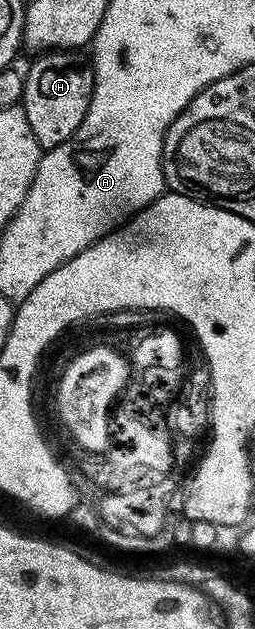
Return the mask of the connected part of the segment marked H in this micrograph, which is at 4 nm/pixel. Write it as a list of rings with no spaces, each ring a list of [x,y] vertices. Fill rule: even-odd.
[[[68,49],[46,51],[35,56],[38,58],[31,63],[30,70],[25,70],[20,104],[28,115],[28,124],[32,127],[32,135],[36,135],[36,143],[43,151],[60,147],[60,143],[72,139],[72,135],[78,130],[80,123],[84,123],[84,115],[88,111],[94,90],[94,79],[88,79],[88,77],[94,77],[94,70],[91,62],[87,58],[85,61],[81,57],[82,55],[81,52]]]

